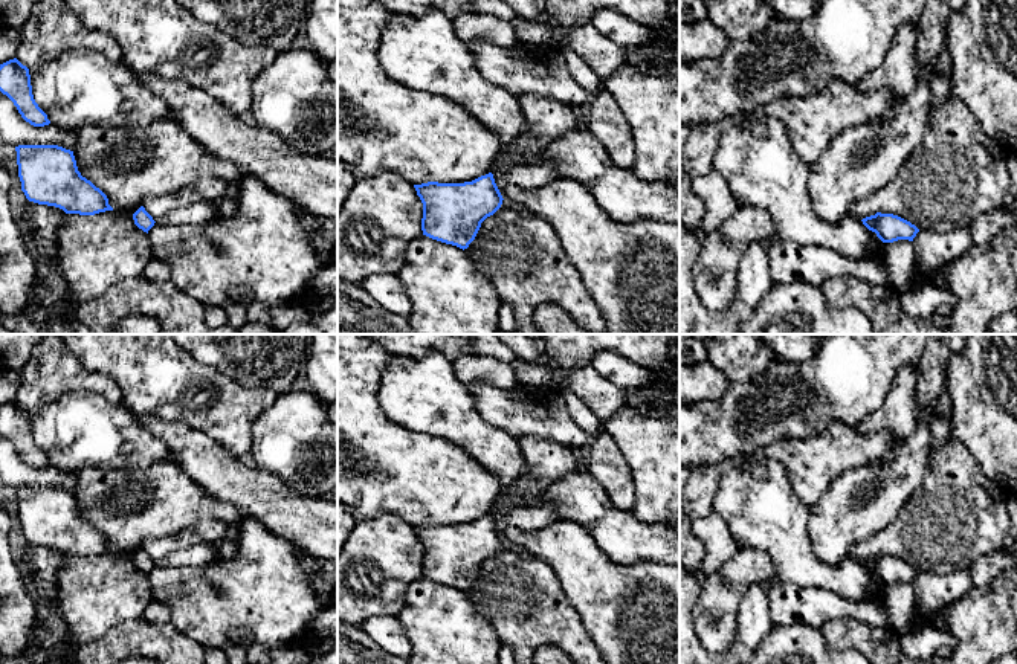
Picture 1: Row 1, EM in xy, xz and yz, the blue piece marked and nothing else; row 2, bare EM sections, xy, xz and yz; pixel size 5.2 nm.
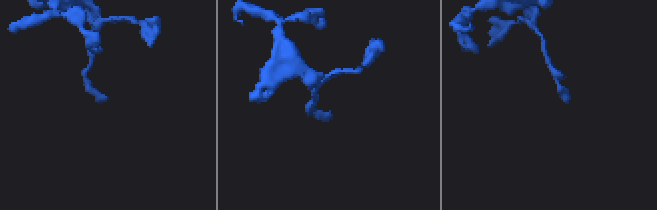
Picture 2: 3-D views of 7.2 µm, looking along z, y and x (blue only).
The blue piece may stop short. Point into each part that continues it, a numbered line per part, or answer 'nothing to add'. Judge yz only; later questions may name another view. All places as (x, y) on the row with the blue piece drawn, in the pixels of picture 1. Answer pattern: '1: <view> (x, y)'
nothing to add

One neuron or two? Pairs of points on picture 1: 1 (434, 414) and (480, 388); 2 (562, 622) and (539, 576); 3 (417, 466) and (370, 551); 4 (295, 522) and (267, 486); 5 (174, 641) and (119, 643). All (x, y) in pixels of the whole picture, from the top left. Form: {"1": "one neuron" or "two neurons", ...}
{"1": "two neurons", "2": "one neuron", "3": "two neurons", "4": "one neuron", "5": "one neuron"}

